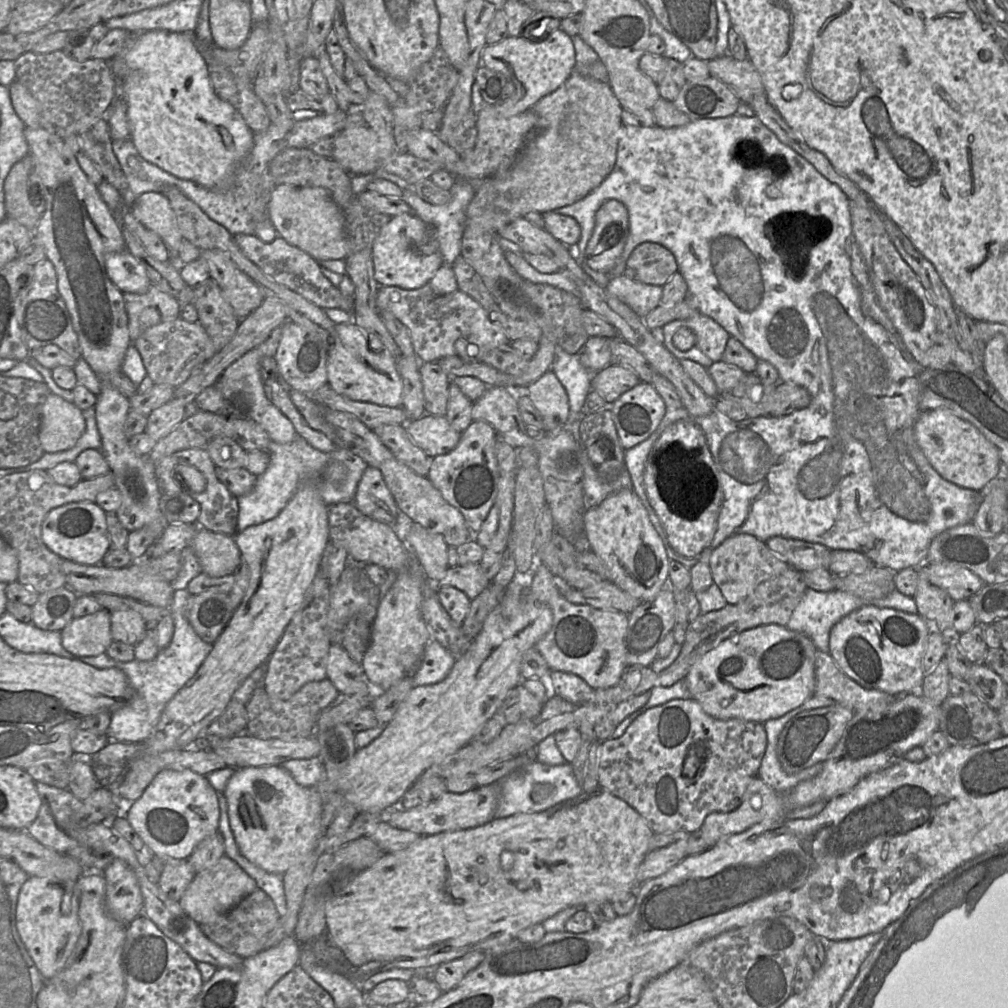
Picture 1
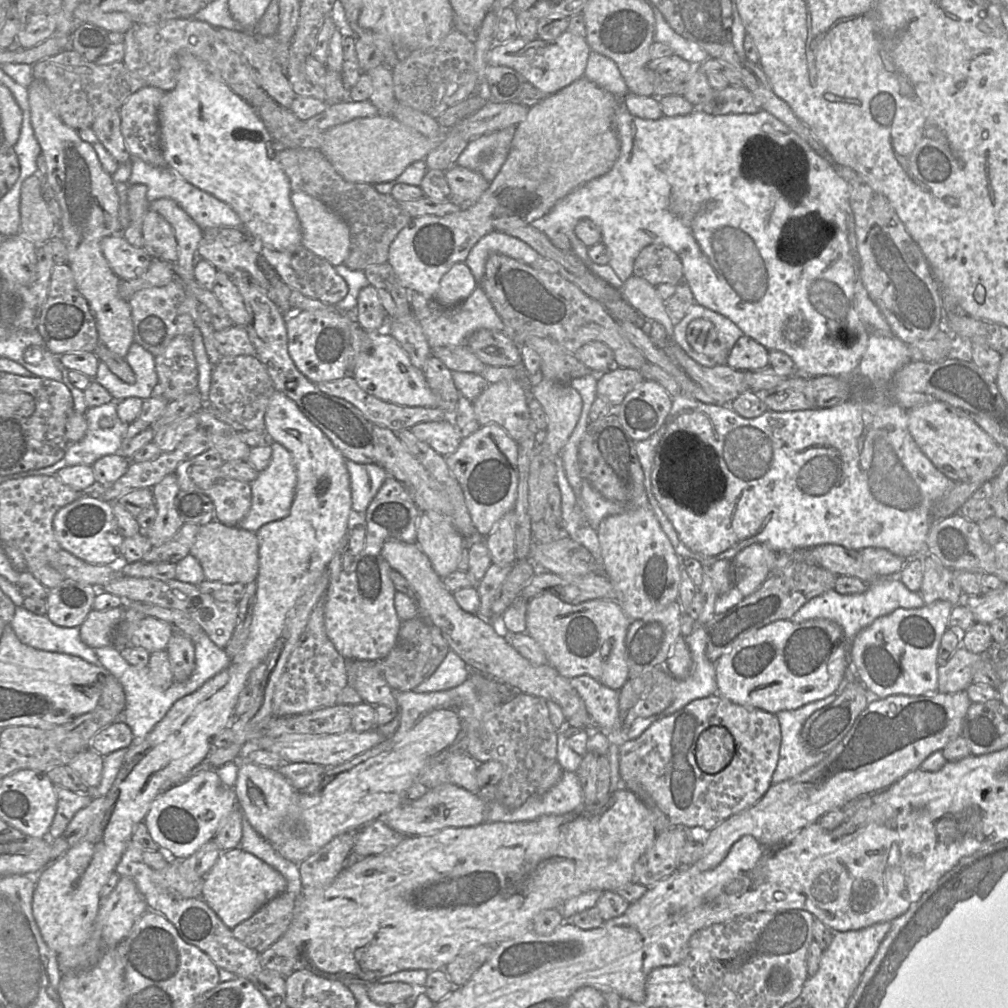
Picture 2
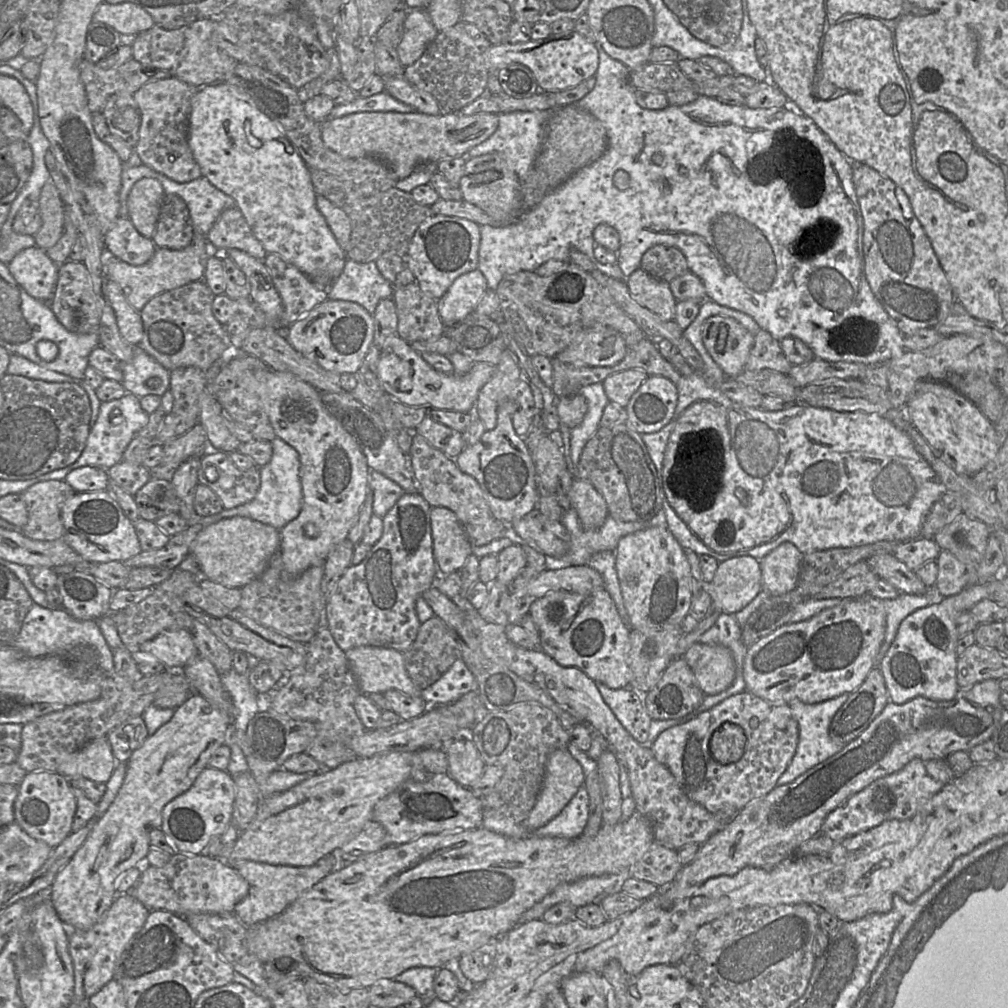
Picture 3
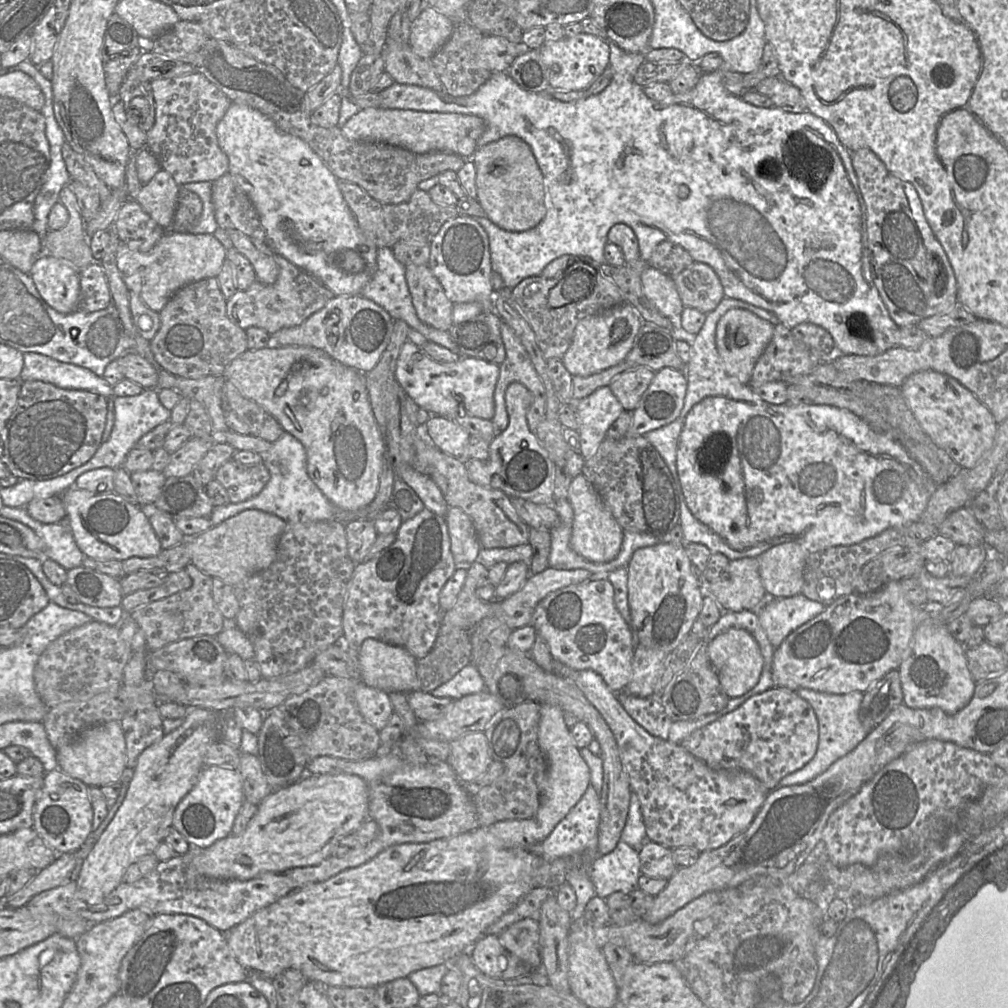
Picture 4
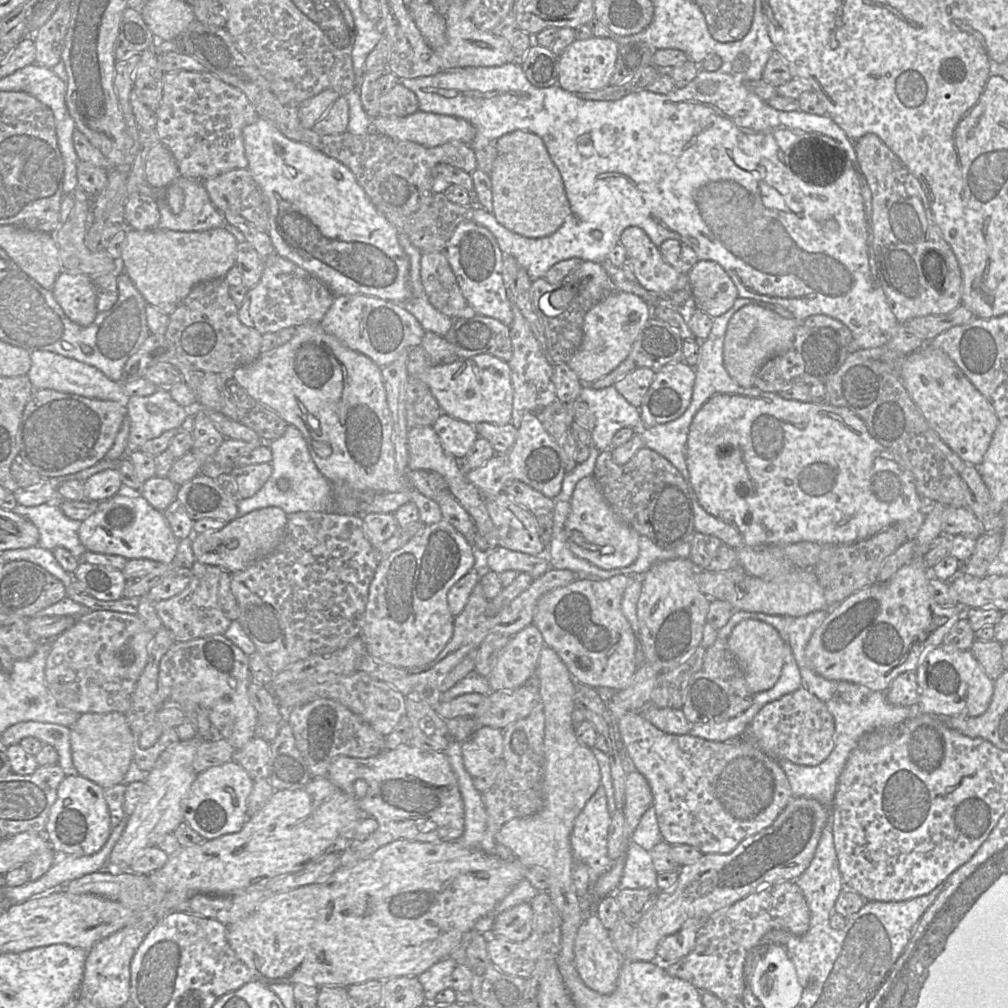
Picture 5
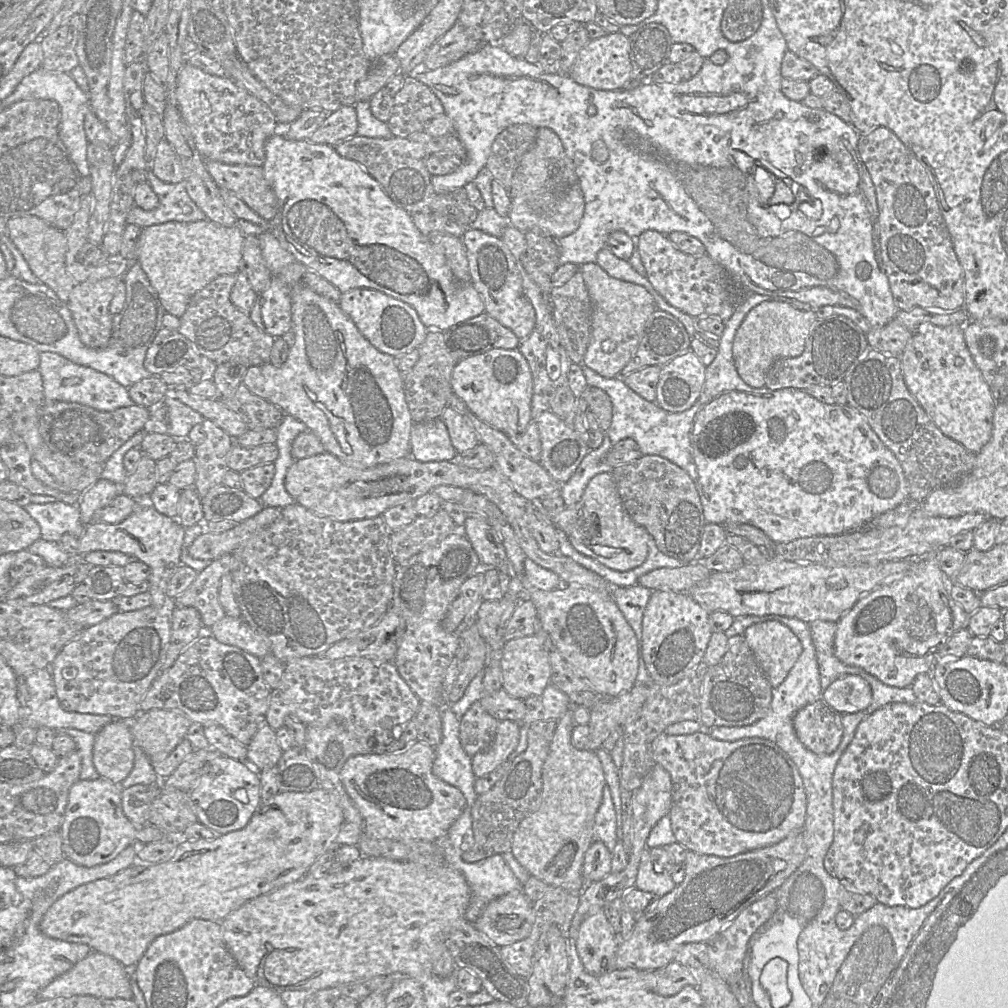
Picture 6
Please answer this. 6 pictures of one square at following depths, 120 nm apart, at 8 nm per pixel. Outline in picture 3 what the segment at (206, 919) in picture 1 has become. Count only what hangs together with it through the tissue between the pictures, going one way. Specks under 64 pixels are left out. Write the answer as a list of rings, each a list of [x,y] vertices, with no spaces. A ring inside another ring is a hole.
[[[233,860],[232,866],[248,882],[249,892],[236,904],[233,914],[245,926],[263,921],[281,913],[303,892],[318,883],[332,871],[313,865],[294,867],[287,865],[272,865],[250,860]]]

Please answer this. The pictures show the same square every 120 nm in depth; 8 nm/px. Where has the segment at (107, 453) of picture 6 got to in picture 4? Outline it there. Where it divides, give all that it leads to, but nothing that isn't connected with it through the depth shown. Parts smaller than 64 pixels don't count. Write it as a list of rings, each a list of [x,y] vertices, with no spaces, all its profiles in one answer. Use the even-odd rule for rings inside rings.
[[[24,381],[7,422],[1,461],[19,480],[50,480],[85,464],[95,454],[106,425],[108,400],[85,390],[63,389],[42,381]]]

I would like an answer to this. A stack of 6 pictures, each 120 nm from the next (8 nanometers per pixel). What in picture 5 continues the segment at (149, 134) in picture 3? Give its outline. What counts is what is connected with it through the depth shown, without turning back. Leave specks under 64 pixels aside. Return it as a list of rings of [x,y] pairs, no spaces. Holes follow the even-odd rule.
[[[174,71],[164,75],[163,91],[156,111],[158,140],[173,155],[179,177],[205,181],[232,169],[247,168],[243,129],[256,122],[259,115],[247,96],[209,72]]]

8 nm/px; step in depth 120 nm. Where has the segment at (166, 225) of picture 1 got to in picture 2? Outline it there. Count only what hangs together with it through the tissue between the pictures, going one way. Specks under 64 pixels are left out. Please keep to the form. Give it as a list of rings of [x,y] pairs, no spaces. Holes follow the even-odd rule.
[[[170,198],[151,201],[149,210],[163,216],[173,227],[177,240],[175,271],[183,281],[195,280],[194,267],[200,259],[197,250],[203,238],[203,230]]]

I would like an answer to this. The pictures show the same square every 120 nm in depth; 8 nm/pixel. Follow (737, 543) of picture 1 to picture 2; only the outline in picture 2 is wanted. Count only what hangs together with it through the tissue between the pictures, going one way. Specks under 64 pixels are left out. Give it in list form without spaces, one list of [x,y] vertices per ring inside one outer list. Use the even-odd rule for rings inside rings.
[[[752,544],[739,552],[731,561],[733,566],[733,587],[737,588],[744,598],[753,594],[777,568],[779,553],[762,544]]]

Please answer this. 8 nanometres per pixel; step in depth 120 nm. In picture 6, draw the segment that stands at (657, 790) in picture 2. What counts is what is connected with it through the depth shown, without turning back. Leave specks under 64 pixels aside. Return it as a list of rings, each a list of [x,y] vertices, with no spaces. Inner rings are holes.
[[[821,698],[795,714],[793,727],[806,748],[819,755],[829,755],[842,740],[841,715]]]

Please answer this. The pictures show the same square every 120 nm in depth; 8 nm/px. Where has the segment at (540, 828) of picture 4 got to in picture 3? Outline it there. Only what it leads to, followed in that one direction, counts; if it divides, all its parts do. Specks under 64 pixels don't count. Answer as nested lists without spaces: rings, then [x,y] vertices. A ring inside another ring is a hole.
[[[566,748],[552,751],[547,759],[545,775],[534,807],[522,822],[529,829],[544,826],[555,818],[569,803],[580,787],[583,786],[585,775],[581,765],[573,758]]]

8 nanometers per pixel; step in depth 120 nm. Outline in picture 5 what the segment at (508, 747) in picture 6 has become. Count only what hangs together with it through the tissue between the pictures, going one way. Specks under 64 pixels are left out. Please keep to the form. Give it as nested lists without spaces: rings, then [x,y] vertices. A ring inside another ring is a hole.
[[[481,726],[461,743],[466,770],[473,778],[490,772],[502,759],[503,732],[490,726]]]

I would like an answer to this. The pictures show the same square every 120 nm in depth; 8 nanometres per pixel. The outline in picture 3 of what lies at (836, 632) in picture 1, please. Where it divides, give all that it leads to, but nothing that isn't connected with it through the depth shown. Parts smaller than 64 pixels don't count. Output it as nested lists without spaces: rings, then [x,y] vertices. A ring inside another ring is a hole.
[[[992,580],[975,583],[958,594],[918,609],[903,619],[893,642],[876,667],[883,675],[891,702],[904,704],[916,697],[950,701],[957,696],[960,688],[956,678],[958,659],[956,619],[979,601],[992,599],[992,594]]]

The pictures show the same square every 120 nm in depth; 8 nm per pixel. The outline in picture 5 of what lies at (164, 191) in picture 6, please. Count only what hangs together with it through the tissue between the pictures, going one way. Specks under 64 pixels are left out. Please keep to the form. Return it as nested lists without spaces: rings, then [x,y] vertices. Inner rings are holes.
[[[178,177],[176,179],[176,183],[181,187],[184,196],[183,206],[179,213],[173,213],[169,209],[163,197],[164,188],[153,187],[158,195],[157,202],[160,213],[160,220],[157,226],[158,229],[175,231],[204,231],[221,227],[223,222],[229,224],[224,214],[220,212],[210,201],[203,181]]]

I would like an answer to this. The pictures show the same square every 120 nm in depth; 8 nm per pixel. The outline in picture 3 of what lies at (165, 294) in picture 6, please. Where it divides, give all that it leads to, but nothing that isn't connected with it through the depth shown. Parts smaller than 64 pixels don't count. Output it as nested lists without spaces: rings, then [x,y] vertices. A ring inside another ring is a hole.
[[[201,237],[194,244],[191,243],[181,250],[159,248],[147,263],[139,266],[130,265],[108,255],[105,259],[105,275],[121,287],[127,301],[140,311],[156,295],[202,280],[211,250],[216,251],[210,247],[205,237]]]

